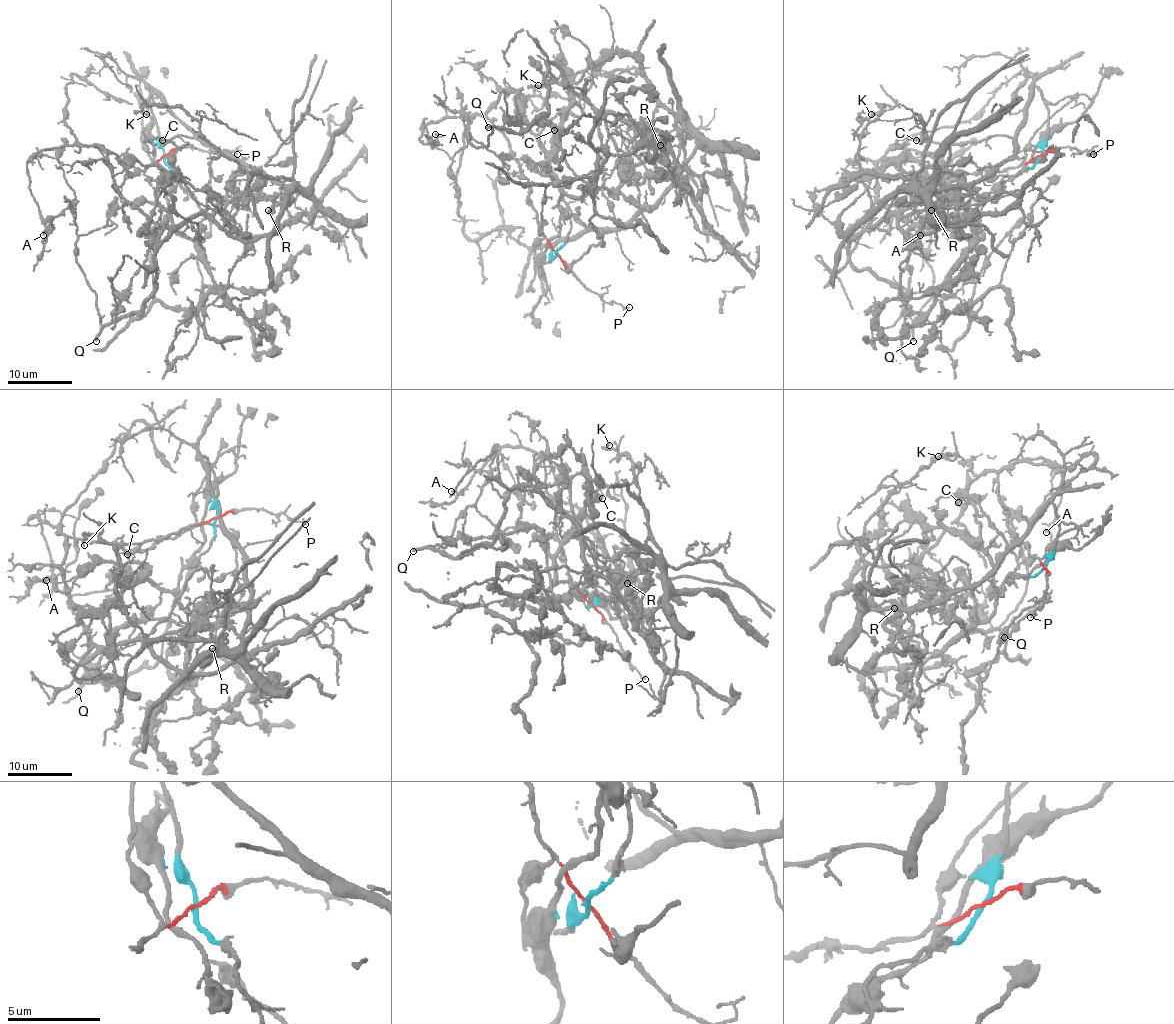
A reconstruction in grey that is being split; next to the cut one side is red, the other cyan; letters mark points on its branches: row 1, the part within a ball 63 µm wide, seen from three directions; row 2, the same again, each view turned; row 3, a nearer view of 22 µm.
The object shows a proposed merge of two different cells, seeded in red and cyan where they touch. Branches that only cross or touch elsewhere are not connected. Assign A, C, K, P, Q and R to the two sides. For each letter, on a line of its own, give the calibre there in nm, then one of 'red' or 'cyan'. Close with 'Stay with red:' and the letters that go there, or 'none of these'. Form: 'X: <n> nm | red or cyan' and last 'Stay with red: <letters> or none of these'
A: 120 nm | red
C: 140 nm | cyan
K: 130 nm | cyan
P: 100 nm | red
Q: 320 nm | red
R: 240 nm | cyan
Stay with red: A, P, Q

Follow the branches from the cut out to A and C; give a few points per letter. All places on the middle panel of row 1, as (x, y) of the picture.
A: (556, 252), (528, 198), (529, 182), (484, 116), (431, 121), (418, 138), (431, 143), (434, 133)
C: (556, 254), (544, 262), (540, 249), (572, 241), (585, 228), (540, 145), (548, 122), (555, 130)

